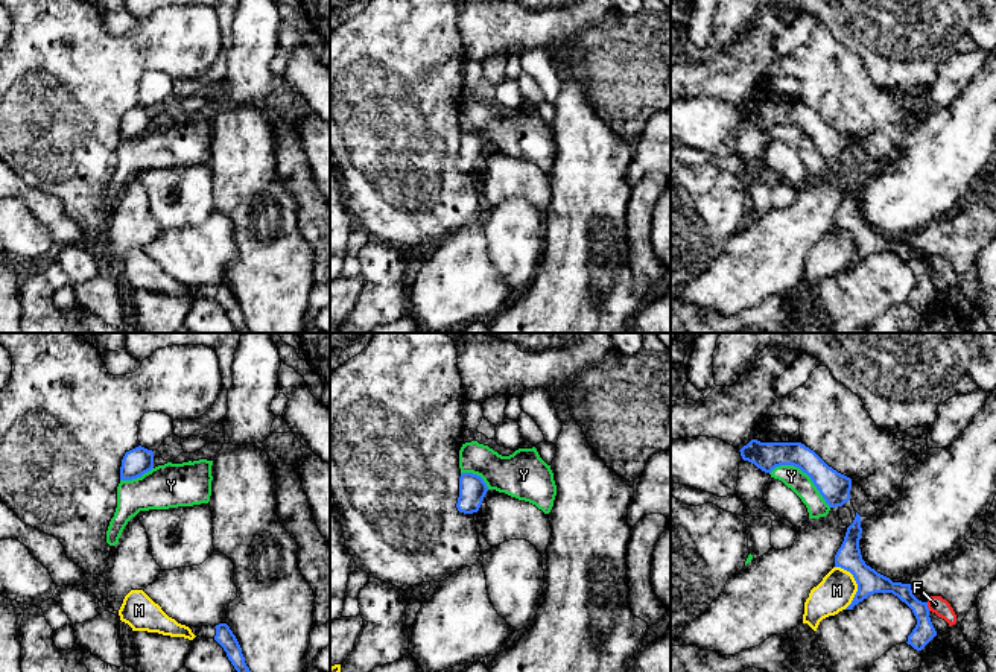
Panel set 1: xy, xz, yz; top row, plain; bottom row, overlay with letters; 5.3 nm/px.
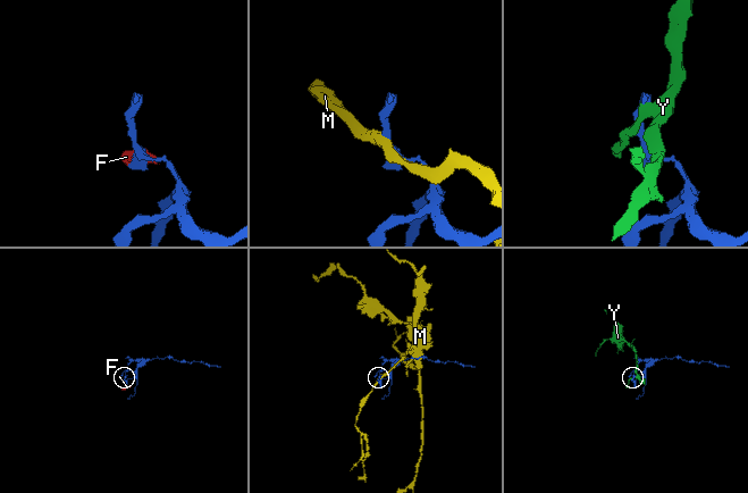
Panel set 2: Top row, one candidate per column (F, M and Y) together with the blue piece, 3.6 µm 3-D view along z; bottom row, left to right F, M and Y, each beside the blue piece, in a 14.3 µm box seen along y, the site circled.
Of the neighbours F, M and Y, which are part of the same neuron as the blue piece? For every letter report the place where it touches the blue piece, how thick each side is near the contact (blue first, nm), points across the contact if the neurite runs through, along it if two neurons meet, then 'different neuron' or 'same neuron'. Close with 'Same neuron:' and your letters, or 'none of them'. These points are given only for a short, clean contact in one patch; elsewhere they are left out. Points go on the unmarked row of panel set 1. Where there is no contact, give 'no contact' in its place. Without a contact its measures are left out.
F: contact yz (926, 266); calibres 110 and 90 nm; border yz (926, 262), (929, 269); different neuron
M: contact yz (856, 242); calibres 130 and 190 nm; different neuron
Y: contact yz (805, 131); calibres 160 and 110 nm; different neuron
Same neuron: none of them

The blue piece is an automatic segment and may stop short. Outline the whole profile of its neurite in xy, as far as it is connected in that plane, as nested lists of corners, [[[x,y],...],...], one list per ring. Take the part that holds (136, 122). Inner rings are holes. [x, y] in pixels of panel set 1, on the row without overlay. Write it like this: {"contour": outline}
{"contour": [[[141,105],[125,113],[120,126],[120,140],[141,137],[154,128],[154,111]]]}

